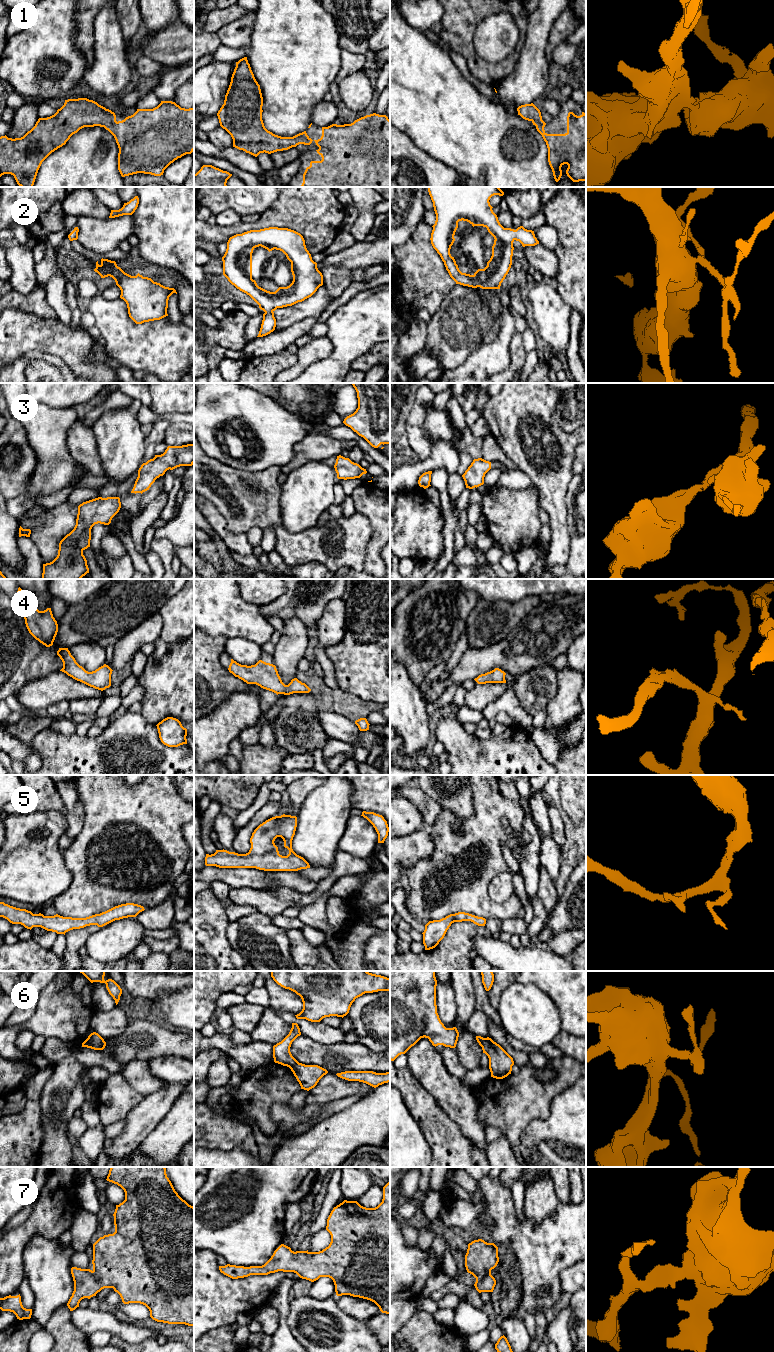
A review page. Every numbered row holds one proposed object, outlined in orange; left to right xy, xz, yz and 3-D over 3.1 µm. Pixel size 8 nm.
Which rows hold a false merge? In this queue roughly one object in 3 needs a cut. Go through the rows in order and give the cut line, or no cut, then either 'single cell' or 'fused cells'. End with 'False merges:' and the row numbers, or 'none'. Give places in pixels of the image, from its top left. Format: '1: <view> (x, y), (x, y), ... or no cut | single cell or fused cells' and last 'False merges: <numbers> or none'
1: no cut | single cell
2: no cut | single cell
3: no cut | single cell
4: no cut | single cell
5: no cut | single cell
6: xz (298, 1062), (290, 1068) | fused cells
7: no cut | single cell
False merges: 6

